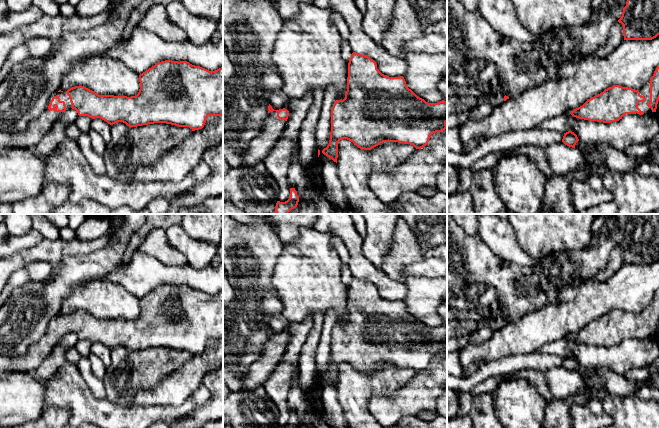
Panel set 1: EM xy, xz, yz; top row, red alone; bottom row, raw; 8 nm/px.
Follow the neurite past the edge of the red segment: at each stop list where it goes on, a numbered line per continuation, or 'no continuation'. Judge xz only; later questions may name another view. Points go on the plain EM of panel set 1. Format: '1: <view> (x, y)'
1: xz (273, 351)

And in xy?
1: xy (38, 352)

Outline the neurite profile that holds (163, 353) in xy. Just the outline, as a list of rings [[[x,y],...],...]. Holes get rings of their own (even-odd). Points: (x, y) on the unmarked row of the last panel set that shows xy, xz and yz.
[[[123,346],[111,349],[111,364],[103,379],[106,400],[129,406],[140,390],[156,387],[192,356],[189,351],[166,347],[137,351],[129,351]]]

